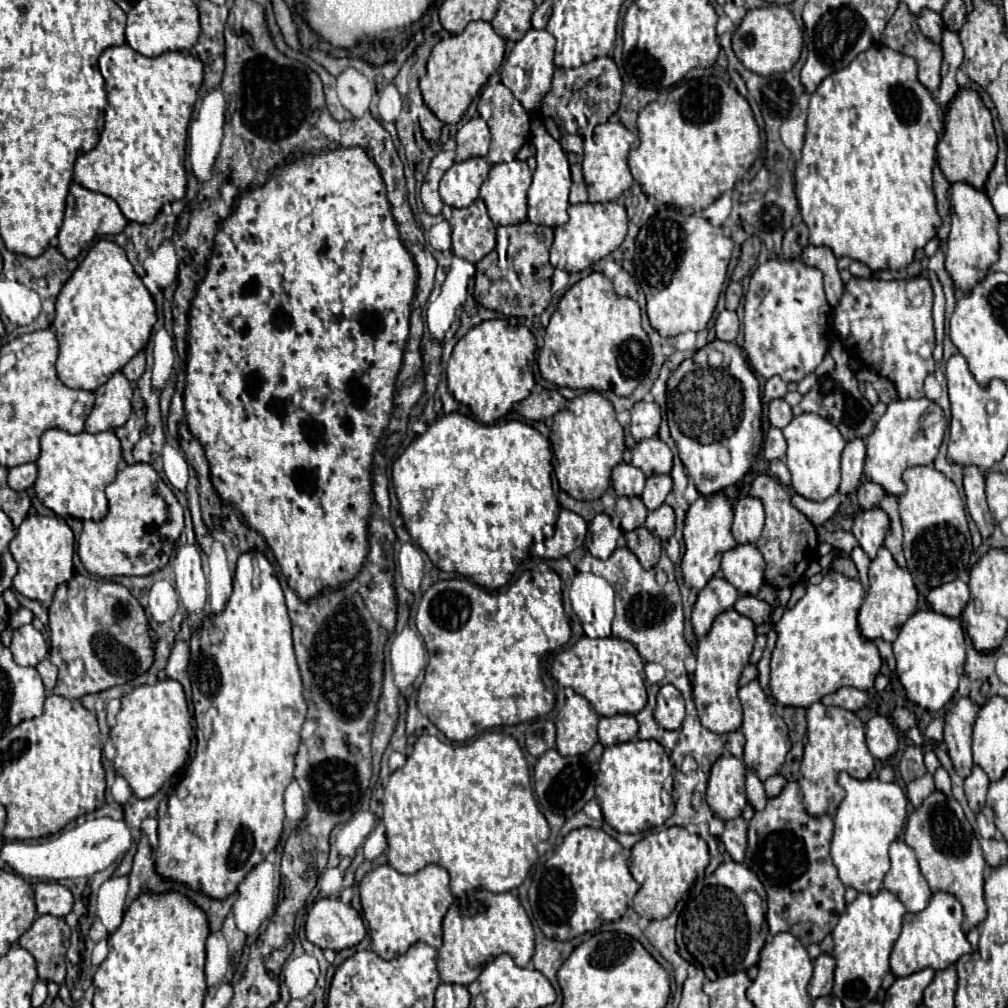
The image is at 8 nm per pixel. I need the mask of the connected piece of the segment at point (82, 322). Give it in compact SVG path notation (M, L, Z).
M100 239L64 283L56 299L56 319L52 327L60 343L56 361L58 379L70 389L98 389L112 373L120 371L144 349L154 323L154 299L130 267L124 249L114 241Z

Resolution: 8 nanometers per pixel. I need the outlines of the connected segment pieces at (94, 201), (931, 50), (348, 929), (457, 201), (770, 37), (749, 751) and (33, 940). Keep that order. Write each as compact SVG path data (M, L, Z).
M72 183L68 199L66 199L66 213L64 213L64 225L58 233L58 249L66 259L76 259L84 245L92 243L94 237L100 235L118 235L128 225L128 219L122 215L118 203L102 193L94 193L78 183Z
M904 3L898 5L894 17L888 21L882 43L902 55L914 57L918 63L918 81L928 91L938 89L942 47L934 45L918 31L916 17L908 11Z
M326 897L326 899L318 899L314 907L310 909L308 919L306 919L306 937L308 941L312 941L314 945L322 949L342 951L342 949L356 947L366 937L366 927L352 905L342 903L338 897Z
M472 157L454 163L440 181L440 197L450 207L468 207L480 193L480 185L488 177L490 165L484 157Z
M768 5L762 9L752 9L746 13L742 25L734 31L732 49L742 65L752 73L772 75L778 71L790 71L790 67L800 59L802 29L786 7Z
M754 679L746 687L742 687L738 691L738 697L744 707L744 721L742 721L742 733L746 737L744 763L746 763L748 771L752 771L760 781L766 781L768 777L780 773L780 769L786 761L786 753L792 747L790 739L788 739L788 727L786 727L784 719L776 713L774 703L768 701L766 693L758 685L758 679Z
M40 915L18 943L34 955L40 979L54 981L58 985L64 983L64 957L70 945L70 927L62 917Z

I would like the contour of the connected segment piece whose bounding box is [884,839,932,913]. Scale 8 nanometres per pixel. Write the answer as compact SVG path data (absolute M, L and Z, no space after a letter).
M900 839L890 845L890 869L884 877L884 889L894 893L910 913L924 911L932 897L914 851Z

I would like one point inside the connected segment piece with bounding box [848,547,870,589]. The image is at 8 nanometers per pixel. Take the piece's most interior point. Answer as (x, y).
(860, 559)

